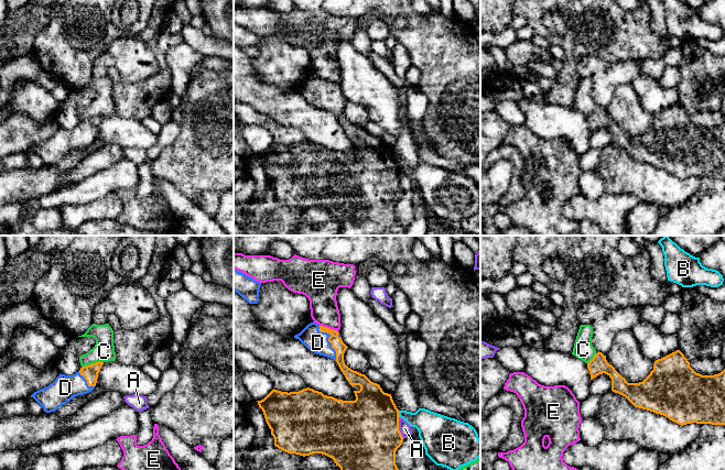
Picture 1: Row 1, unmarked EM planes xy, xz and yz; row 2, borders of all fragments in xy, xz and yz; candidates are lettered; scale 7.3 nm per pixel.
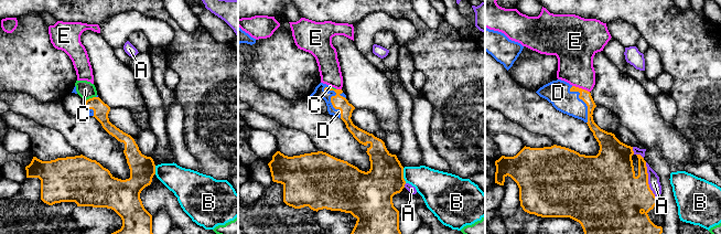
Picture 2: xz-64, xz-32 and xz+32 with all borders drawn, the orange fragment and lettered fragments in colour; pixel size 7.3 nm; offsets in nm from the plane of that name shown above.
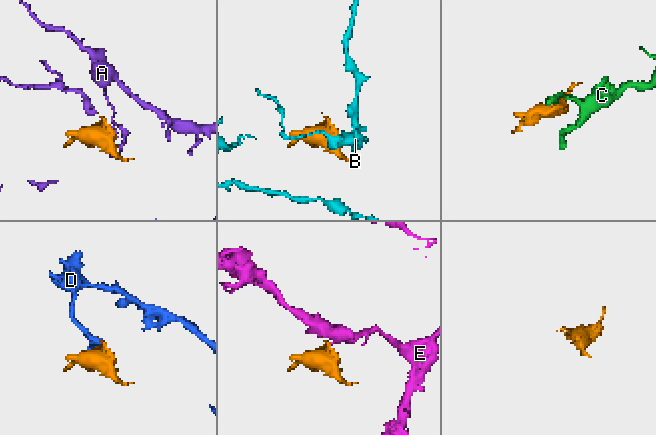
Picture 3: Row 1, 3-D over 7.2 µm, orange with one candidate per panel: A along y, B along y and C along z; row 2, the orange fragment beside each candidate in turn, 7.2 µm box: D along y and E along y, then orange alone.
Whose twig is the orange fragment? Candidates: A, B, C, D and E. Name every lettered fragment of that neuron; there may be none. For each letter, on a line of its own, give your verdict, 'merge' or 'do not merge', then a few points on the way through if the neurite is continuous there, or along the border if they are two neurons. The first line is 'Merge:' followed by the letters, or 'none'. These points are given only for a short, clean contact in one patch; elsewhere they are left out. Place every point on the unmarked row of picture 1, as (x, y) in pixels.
Merge: D
A: do not merge; border xz (399, 170), (399, 185), (403, 192)
B: do not merge; border xz (398, 164), (400, 170)
C: do not merge; border xy (103, 115), (96, 115), (82, 121)
D: merge
E: do not merge; border xz (320, 78), (337, 85)

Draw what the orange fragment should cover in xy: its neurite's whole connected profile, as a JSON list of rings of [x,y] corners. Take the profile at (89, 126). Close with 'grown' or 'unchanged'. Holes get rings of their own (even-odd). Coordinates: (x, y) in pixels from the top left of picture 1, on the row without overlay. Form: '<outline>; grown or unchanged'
[[[104,116],[80,121],[73,129],[61,128],[48,140],[34,145],[33,151],[46,166],[55,165],[73,151],[91,145],[97,136]]]; grown

